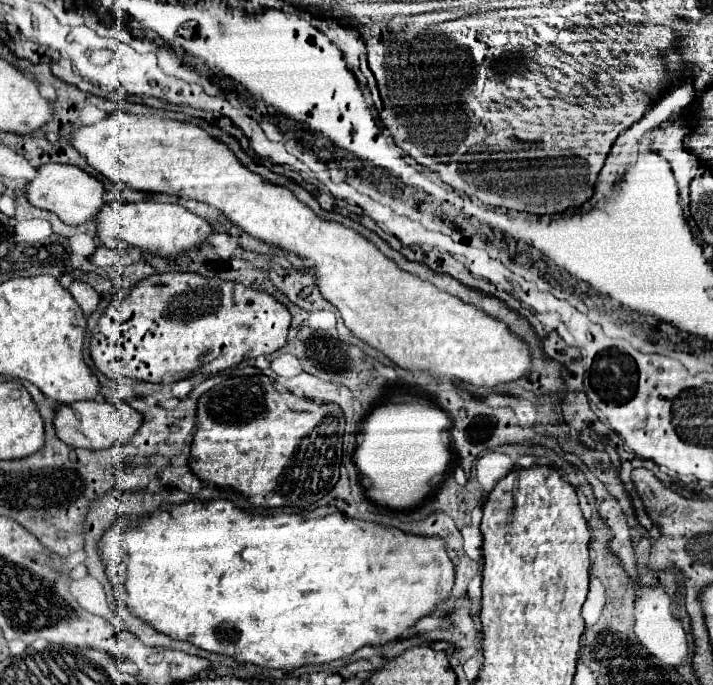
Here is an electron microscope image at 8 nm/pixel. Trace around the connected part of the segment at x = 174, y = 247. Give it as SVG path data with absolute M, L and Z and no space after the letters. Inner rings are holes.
M119 198L111 200L99 210L95 220L97 220L97 236L101 244L109 248L131 244L157 256L171 256L171 254L185 252L187 248L201 244L213 234L205 218L189 212L179 202L171 202L171 200L163 202L159 198L147 198L137 202L127 202Z

